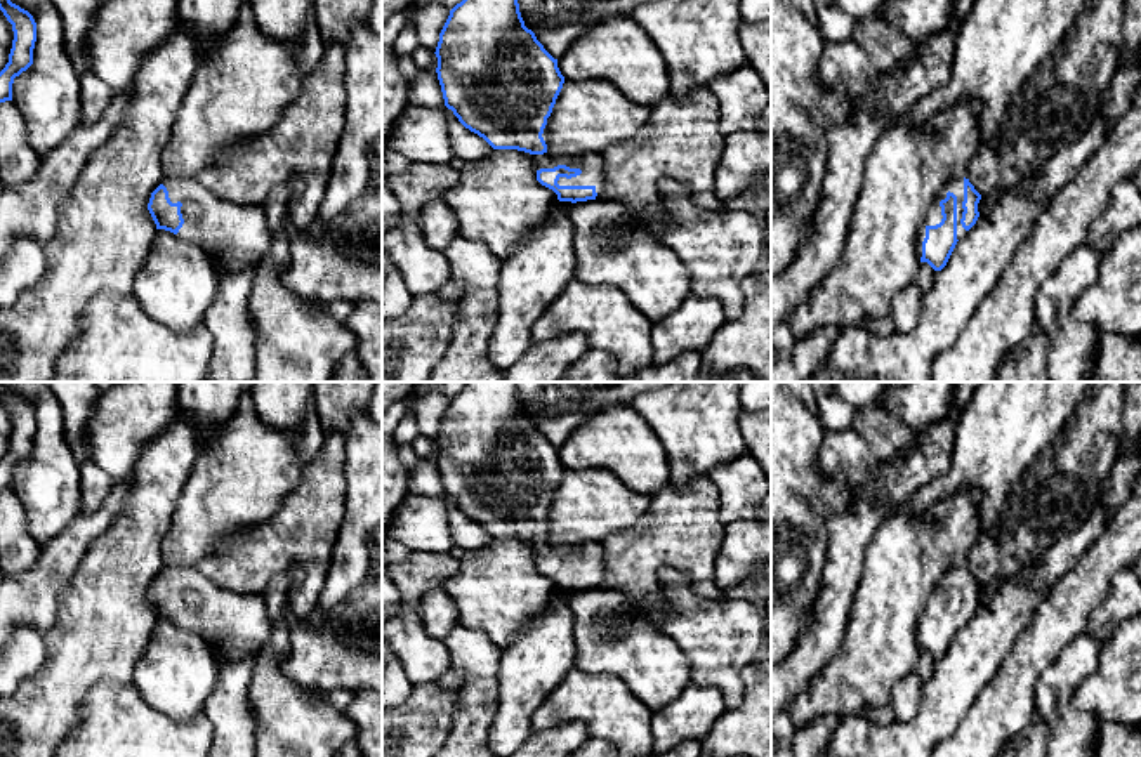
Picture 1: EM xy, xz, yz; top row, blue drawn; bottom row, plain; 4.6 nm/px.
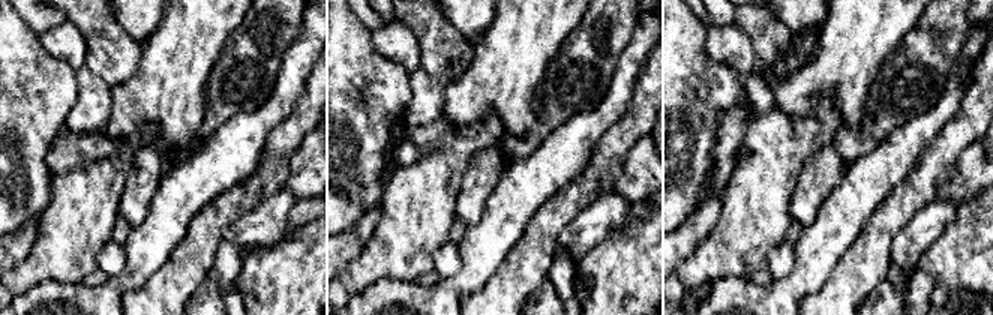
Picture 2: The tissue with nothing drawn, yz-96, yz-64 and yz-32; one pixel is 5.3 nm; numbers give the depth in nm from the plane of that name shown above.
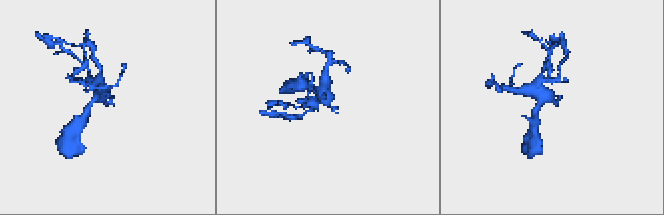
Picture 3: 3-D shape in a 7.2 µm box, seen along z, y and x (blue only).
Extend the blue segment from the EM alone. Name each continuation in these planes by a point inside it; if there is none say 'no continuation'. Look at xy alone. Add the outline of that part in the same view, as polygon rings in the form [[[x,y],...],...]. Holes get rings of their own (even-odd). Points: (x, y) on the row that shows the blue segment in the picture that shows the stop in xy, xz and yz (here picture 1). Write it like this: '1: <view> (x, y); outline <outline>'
1: xy (235, 236); outline [[[165,177],[172,203],[181,201],[184,219],[177,238],[198,245],[224,271],[255,266],[273,243],[262,207],[241,207],[221,200],[198,179]]]

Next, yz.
1: yz (956, 186); outline [[[957,177],[957,179],[952,179],[943,189],[940,189],[940,193],[934,196],[934,200],[933,200],[933,203],[931,203],[927,214],[926,214],[924,224],[920,226],[919,234],[917,234],[917,253],[919,253],[919,257],[922,257],[922,241],[926,238],[926,227],[936,226],[943,219],[940,201],[946,198],[948,191],[957,196],[957,240],[960,241],[967,234],[967,231],[960,224],[962,212],[964,212],[964,208],[962,208],[964,177]]]

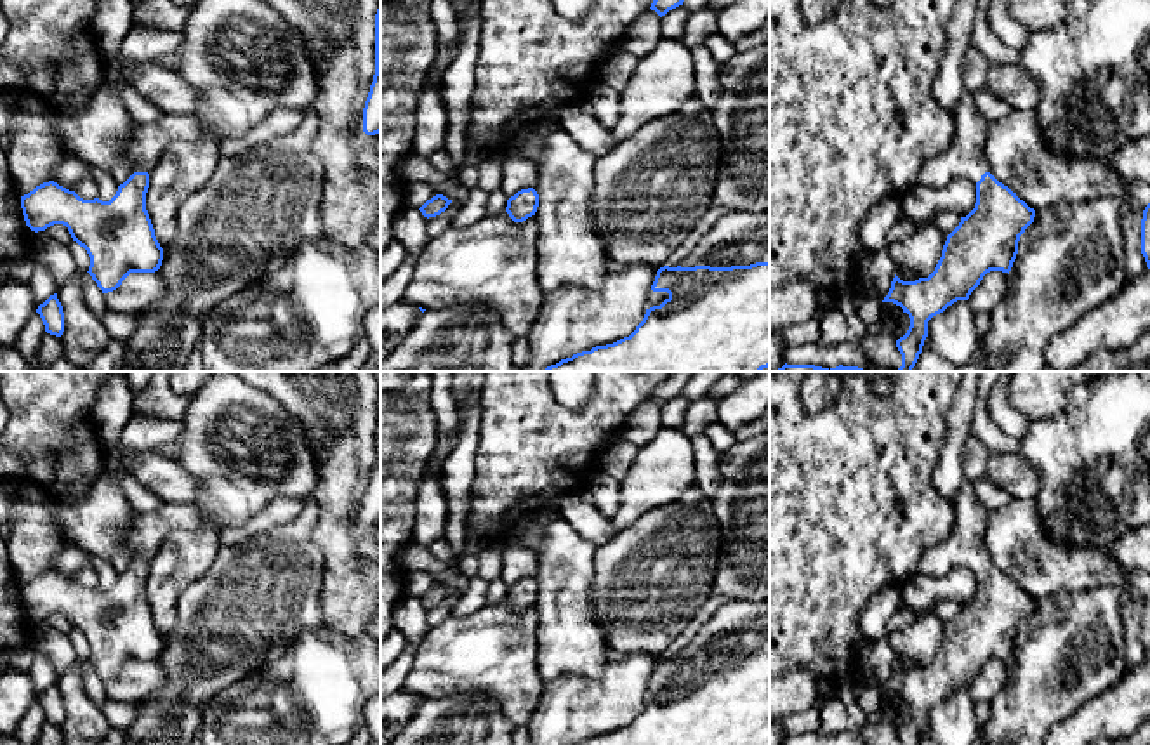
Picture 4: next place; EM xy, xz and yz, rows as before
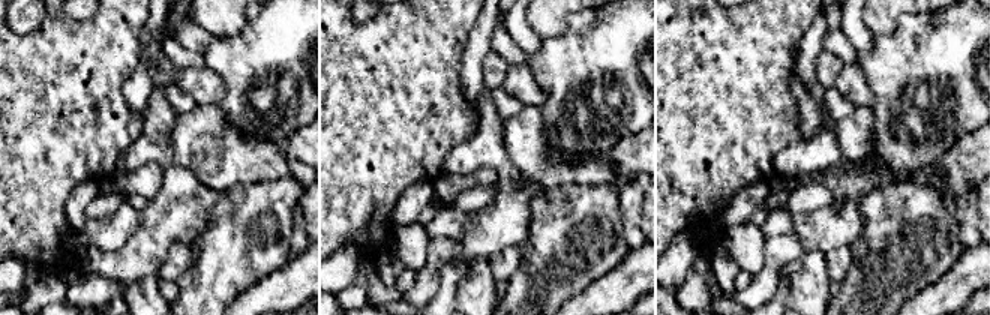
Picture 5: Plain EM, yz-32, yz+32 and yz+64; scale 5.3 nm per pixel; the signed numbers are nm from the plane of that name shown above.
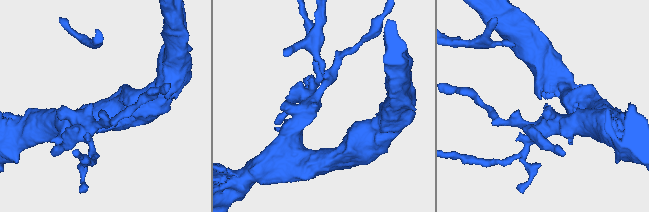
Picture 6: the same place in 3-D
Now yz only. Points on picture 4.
1: yz (964, 157); outline [[[971,90],[962,92],[952,118],[954,141],[938,156],[928,158],[919,174],[921,186],[942,189],[962,177],[976,184],[988,172],[985,141],[990,122],[978,111]]]

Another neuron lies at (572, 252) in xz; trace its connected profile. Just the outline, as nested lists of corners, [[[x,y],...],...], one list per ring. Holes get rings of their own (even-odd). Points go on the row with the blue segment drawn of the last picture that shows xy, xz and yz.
[[[559,129],[547,135],[535,186],[540,215],[537,281],[544,295],[565,285],[598,290],[613,269],[591,214],[594,163],[596,158],[565,130]]]

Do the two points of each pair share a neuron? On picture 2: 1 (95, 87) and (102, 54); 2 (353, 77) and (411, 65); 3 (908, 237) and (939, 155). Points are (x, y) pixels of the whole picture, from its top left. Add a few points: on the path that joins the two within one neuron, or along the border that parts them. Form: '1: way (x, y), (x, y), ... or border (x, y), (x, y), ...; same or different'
1: border (86, 65), (110, 87); different
2: border (374, 47), (380, 56), (396, 62), (410, 75); different
3: border (936, 195), (894, 237); different

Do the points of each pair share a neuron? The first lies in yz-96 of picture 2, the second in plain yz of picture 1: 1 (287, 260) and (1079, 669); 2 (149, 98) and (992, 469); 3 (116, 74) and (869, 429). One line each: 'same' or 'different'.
1: different
2: same
3: same

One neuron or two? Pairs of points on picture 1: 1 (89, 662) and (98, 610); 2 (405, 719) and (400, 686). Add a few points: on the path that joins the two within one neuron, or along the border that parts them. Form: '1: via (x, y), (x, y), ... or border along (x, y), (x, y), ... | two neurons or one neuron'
1: via (89, 650), (89, 643), (98, 634), (98, 622) | one neuron
2: border along (414, 684), (400, 707) | two neurons

